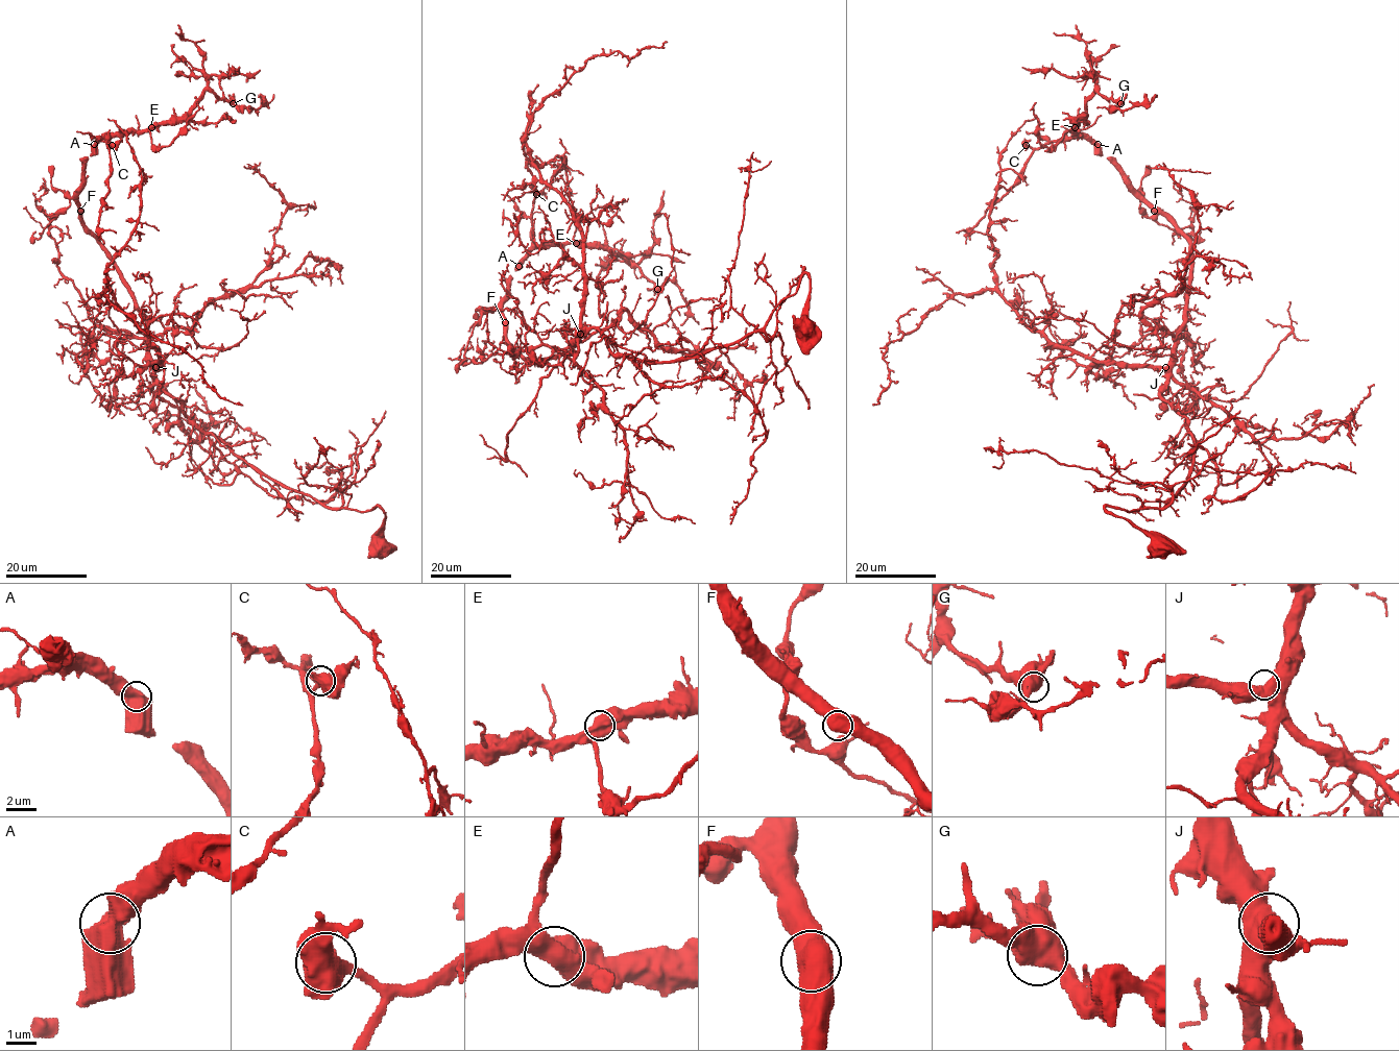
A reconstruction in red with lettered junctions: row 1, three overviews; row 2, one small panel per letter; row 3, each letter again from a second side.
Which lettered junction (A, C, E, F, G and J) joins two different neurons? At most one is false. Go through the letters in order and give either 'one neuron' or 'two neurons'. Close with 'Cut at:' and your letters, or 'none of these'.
A: one neuron
C: one neuron
E: one neuron
F: one neuron
G: one neuron
J: one neuron
Cut at: none of these

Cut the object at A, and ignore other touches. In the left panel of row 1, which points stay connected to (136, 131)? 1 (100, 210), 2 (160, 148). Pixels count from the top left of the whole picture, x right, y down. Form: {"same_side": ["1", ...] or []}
{"same_side": ["1", "2"]}

